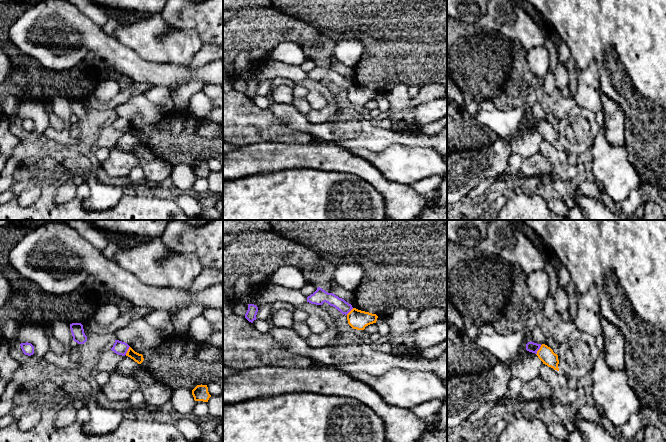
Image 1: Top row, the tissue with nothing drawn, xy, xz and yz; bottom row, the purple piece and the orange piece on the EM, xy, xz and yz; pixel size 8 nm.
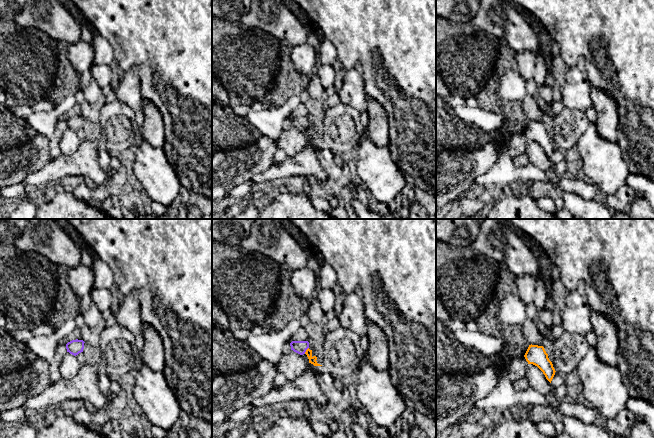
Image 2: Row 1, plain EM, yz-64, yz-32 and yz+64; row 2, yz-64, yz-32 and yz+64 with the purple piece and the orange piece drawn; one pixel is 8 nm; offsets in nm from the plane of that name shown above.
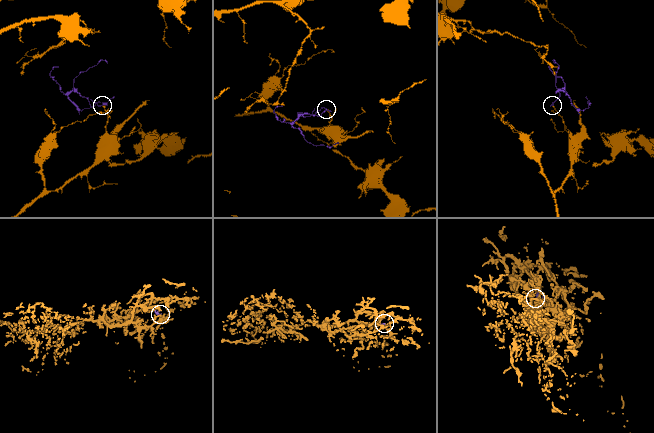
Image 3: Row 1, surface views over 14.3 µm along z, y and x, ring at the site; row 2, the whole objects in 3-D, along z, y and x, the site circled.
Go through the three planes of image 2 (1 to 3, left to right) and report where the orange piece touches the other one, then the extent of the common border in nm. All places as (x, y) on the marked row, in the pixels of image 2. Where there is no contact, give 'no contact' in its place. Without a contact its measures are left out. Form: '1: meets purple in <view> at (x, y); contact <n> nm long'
1: no contact
2: meets purple in yz-32 at (306, 349); contact 70 nm long
3: no contact

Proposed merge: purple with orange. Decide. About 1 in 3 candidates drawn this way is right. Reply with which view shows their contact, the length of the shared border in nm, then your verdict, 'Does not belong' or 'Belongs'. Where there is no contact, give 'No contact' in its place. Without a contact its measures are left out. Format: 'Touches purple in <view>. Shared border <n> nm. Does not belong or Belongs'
Touches purple in yz. Shared border 90 nm. Does not belong

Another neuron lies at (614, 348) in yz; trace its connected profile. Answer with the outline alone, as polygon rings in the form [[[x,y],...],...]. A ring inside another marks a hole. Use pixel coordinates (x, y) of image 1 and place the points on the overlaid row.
[[[601,319],[605,360],[612,369],[625,369],[625,339],[621,331],[606,319]]]

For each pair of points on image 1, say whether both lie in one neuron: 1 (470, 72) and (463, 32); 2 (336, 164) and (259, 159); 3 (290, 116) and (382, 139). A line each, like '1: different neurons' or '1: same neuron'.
1: same neuron
2: same neuron
3: same neuron

